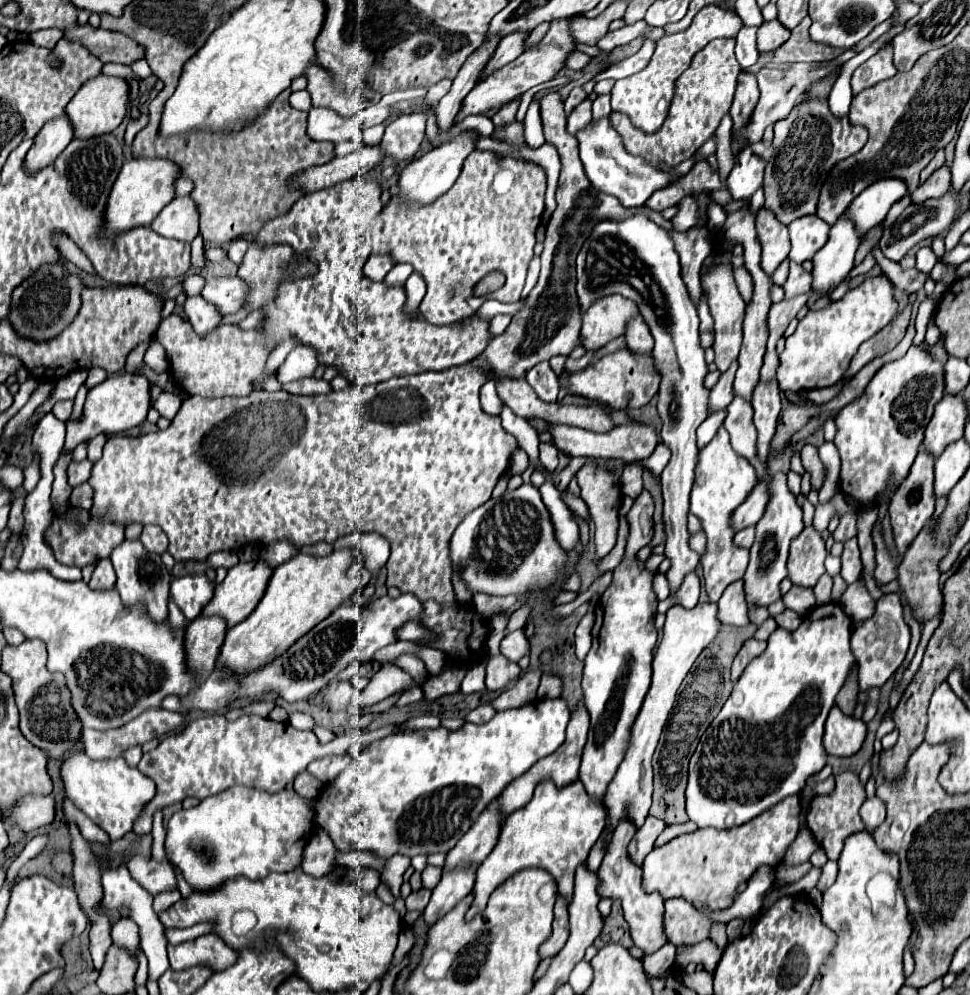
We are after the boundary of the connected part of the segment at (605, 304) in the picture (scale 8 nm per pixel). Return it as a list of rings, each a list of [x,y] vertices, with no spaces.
[[[620,294],[598,298],[584,314],[582,322],[584,348],[598,350],[610,340],[622,336],[628,322],[636,314],[638,314],[638,304]]]

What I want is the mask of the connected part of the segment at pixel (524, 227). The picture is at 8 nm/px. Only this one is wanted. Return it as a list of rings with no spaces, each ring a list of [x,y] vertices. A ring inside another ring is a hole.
[[[474,150],[464,160],[462,172],[454,186],[446,194],[436,198],[436,202],[428,206],[412,206],[408,210],[400,210],[396,206],[384,208],[372,226],[372,252],[388,254],[394,260],[394,264],[412,264],[414,272],[418,272],[424,278],[426,296],[420,304],[420,312],[424,314],[424,320],[430,324],[442,326],[468,318],[472,316],[472,310],[476,314],[480,304],[491,298],[500,302],[516,302],[524,288],[528,262],[532,260],[532,250],[536,244],[534,232],[544,212],[544,192],[546,172],[542,166],[516,156]],[[490,272],[502,272],[506,276],[506,284],[492,294],[474,296],[474,284]]]

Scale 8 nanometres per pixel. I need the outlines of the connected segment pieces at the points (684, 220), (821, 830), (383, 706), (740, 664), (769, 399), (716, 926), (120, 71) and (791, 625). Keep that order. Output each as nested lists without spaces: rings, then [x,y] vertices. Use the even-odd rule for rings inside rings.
[[[684,196],[680,202],[678,202],[678,212],[676,216],[670,220],[674,230],[688,230],[690,226],[696,224],[698,220],[698,203],[694,196]]]
[[[846,774],[836,776],[836,786],[828,796],[814,796],[806,816],[818,844],[826,850],[830,860],[838,860],[846,834],[862,830],[860,816],[848,814],[848,786]],[[856,818],[856,822],[854,822]]]
[[[398,692],[394,695],[384,699],[383,701],[371,706],[370,708],[367,708],[363,713],[381,713],[385,712],[386,710],[390,709],[394,706],[395,702],[399,699],[399,697],[404,692]]]
[[[748,638],[748,640],[742,644],[742,648],[738,650],[738,654],[736,654],[736,658],[734,658],[734,664],[732,664],[732,680],[734,680],[734,682],[740,678],[744,666],[746,666],[752,658],[756,658],[758,654],[762,654],[764,646],[766,646],[766,642],[756,640],[756,638]]]
[[[758,382],[754,396],[752,396],[752,406],[754,406],[754,424],[758,430],[758,442],[756,442],[756,456],[762,464],[768,462],[770,456],[770,442],[776,432],[778,416],[780,416],[780,388],[778,382]]]
[[[714,922],[710,928],[710,940],[714,940],[720,950],[728,944],[728,936],[726,936],[726,924],[724,922]]]
[[[106,62],[106,64],[102,66],[102,74],[106,74],[106,76],[124,76],[124,74],[134,76],[132,70],[124,70],[122,64],[112,64],[112,62]]]
[[[784,610],[782,614],[776,616],[776,622],[778,622],[778,626],[782,626],[786,630],[796,630],[800,626],[800,622],[802,622],[802,616],[796,614],[794,610]]]

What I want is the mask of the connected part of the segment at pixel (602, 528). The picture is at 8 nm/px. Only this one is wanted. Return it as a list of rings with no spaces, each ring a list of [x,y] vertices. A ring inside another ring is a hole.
[[[588,458],[588,462],[576,472],[576,480],[582,488],[582,500],[588,504],[590,508],[590,514],[592,514],[592,520],[596,524],[596,534],[594,534],[594,544],[596,544],[596,552],[598,556],[606,556],[614,544],[616,544],[616,530],[618,530],[618,510],[620,510],[620,504],[622,504],[622,482],[620,482],[620,476],[622,476],[622,466],[624,466],[624,460],[618,460],[618,458],[612,458],[612,460],[602,460],[602,458]],[[600,464],[616,464],[614,470],[608,470],[608,472],[602,472],[600,474]]]

